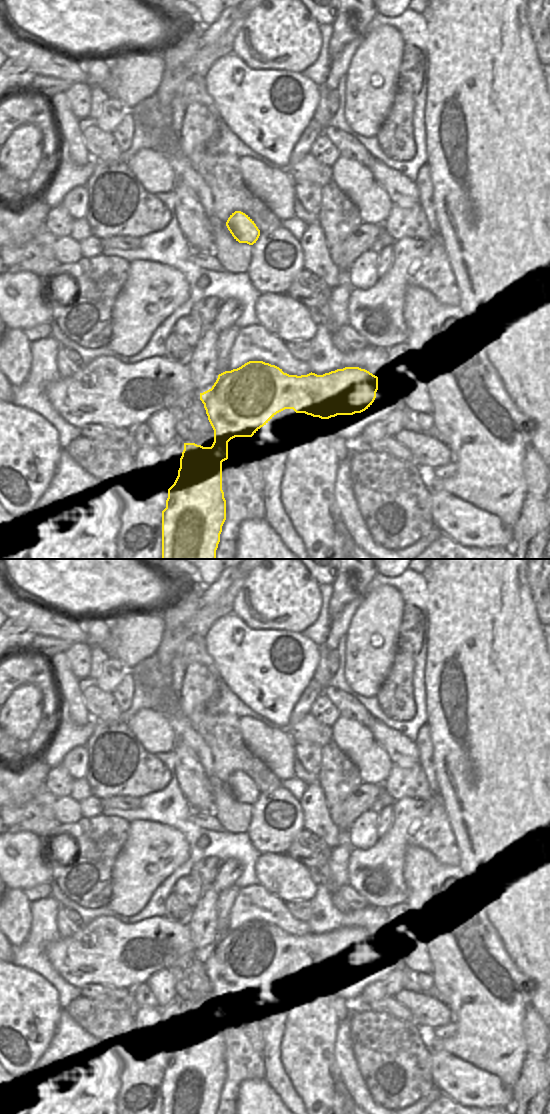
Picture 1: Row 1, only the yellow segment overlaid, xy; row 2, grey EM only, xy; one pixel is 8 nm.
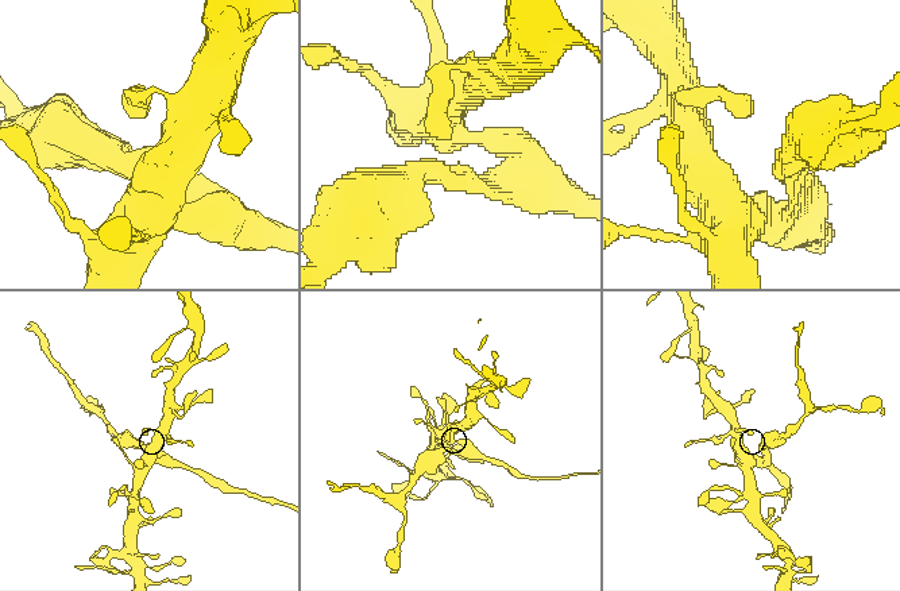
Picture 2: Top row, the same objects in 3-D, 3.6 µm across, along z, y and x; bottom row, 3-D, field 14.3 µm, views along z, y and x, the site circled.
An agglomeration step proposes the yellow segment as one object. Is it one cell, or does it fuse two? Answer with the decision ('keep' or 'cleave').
cleave

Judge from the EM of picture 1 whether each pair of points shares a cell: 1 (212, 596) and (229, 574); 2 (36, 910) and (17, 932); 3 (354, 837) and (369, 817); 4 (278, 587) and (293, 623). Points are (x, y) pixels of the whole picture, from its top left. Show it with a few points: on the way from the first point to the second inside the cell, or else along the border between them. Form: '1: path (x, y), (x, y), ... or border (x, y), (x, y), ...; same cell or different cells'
1: path (215, 591), (225, 579); same cell
2: border (30, 903), (30, 931), (25, 938); different cells
3: path (359, 832), (368, 822); same cell
4: path (284, 596), (293, 605), (293, 614); same cell

